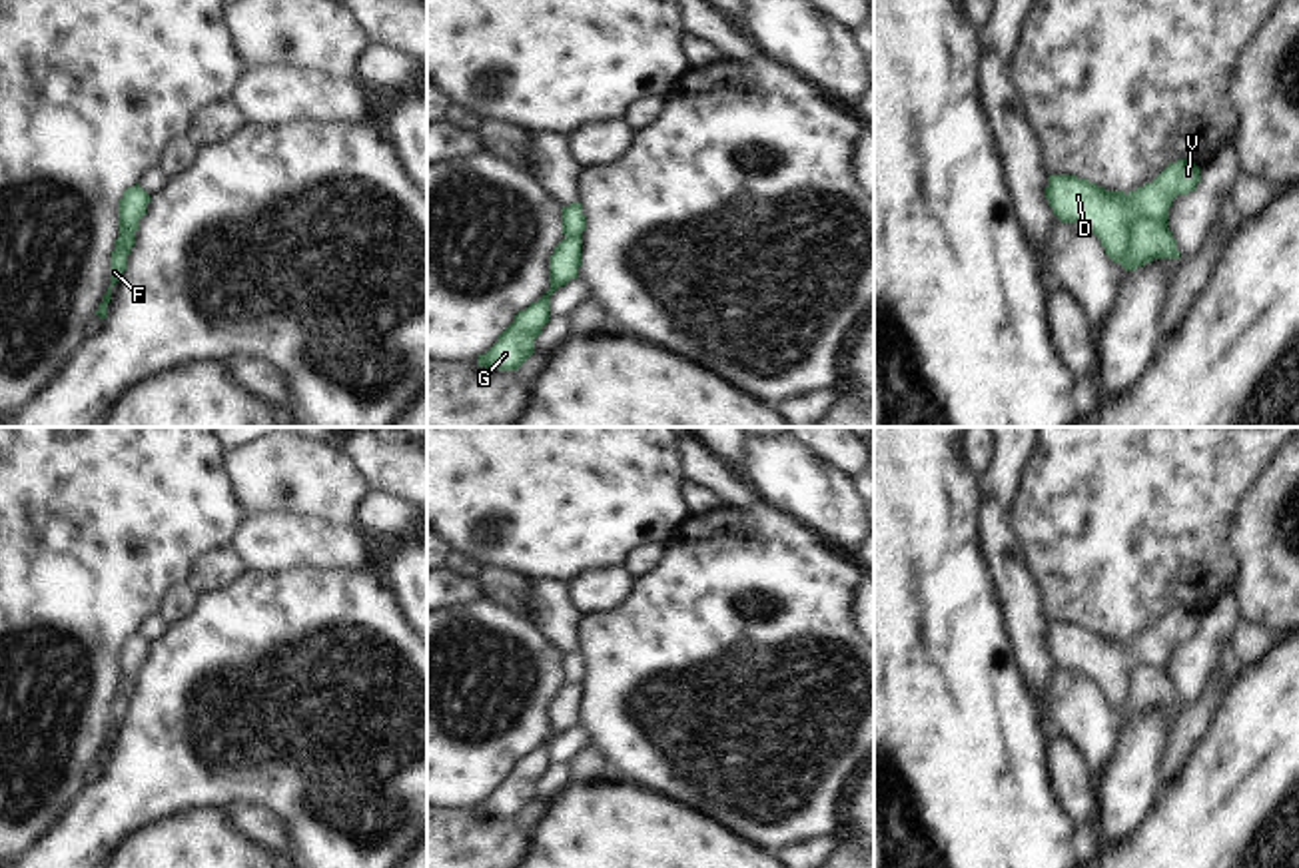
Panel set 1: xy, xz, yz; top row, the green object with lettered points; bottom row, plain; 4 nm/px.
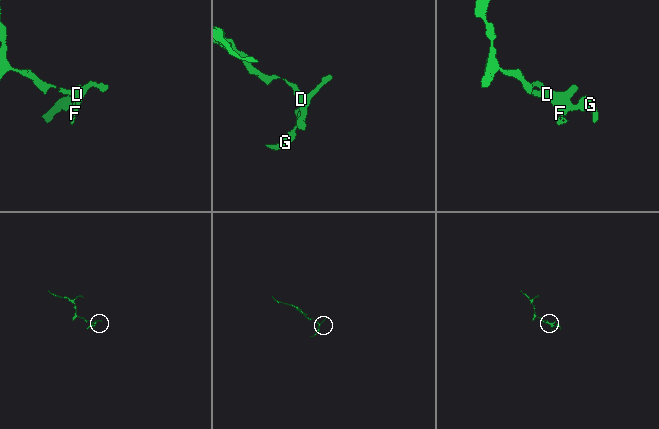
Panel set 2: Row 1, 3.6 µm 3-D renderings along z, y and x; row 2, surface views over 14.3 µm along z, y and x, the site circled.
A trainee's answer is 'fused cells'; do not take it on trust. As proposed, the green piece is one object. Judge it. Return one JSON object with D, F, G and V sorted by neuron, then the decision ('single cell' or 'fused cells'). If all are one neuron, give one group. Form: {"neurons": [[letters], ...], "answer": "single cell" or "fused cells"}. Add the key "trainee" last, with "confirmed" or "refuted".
{"neurons": [["D", "V"], ["F", "G"]], "answer": "fused cells", "trainee": "confirmed"}

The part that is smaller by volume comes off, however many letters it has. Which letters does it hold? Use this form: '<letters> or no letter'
F, G

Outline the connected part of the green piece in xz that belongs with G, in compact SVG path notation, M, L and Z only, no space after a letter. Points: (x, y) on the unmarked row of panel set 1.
M565 682L549 704L551 736L521 756L497 788L477 806L489 818L515 818L535 800L535 786L549 768L549 742L577 724L581 712L581 684Z

